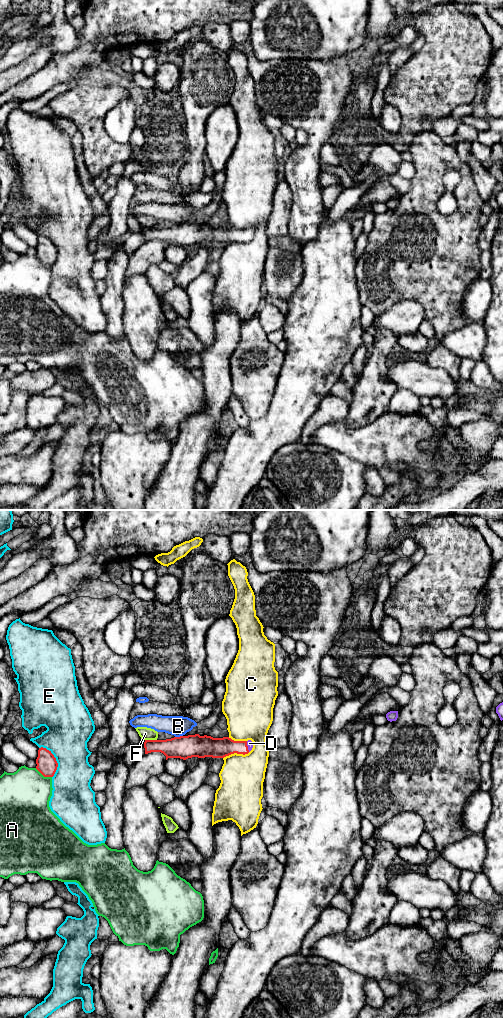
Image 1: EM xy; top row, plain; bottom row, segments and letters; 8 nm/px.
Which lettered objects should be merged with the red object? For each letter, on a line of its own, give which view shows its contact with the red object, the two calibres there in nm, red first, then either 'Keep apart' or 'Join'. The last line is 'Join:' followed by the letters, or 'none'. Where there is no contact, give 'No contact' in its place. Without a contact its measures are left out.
A: Touches red in xy. Thickness 160 nm (red) against 400 nm. Keep apart
B: Touches red in xy. Thickness 190 nm (red) against 160 nm. Keep apart
C: Touches red in xy. Thickness 180 nm (red) against 340 nm. Keep apart
D: Touches red in xy. Thickness 160 nm (red) against 50 nm. Join
E: Touches red in xy. Thickness 160 nm (red) against 340 nm. Keep apart
F: Touches red in xy. Thickness 180 nm (red) against 100 nm. Keep apart
Join: D

